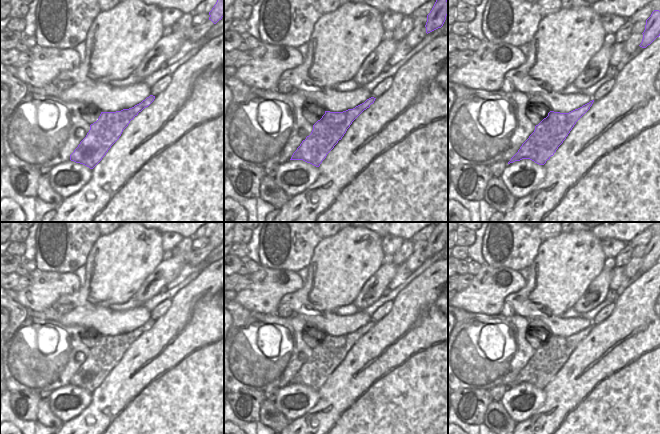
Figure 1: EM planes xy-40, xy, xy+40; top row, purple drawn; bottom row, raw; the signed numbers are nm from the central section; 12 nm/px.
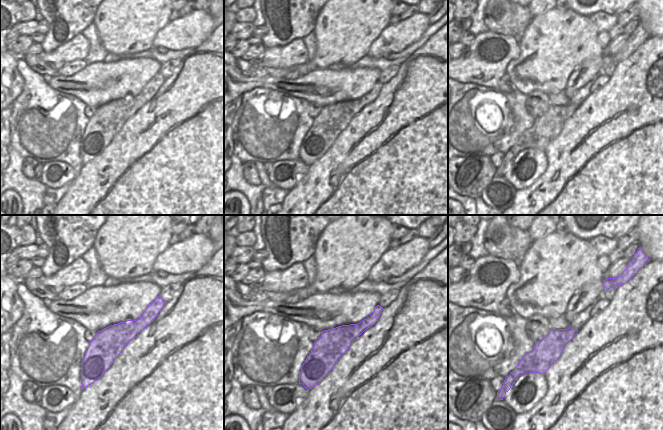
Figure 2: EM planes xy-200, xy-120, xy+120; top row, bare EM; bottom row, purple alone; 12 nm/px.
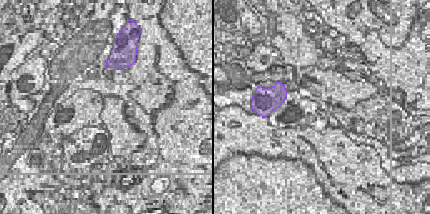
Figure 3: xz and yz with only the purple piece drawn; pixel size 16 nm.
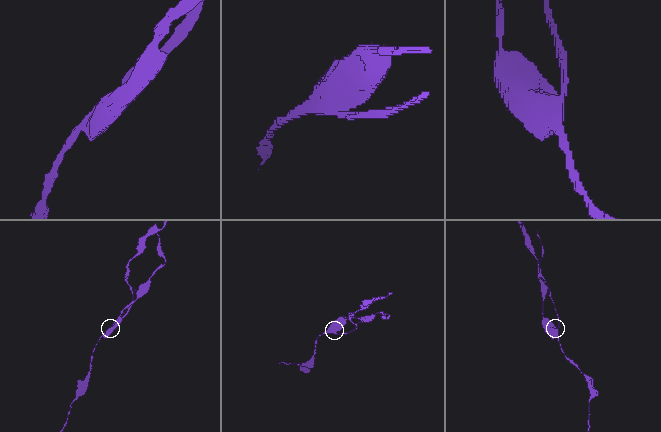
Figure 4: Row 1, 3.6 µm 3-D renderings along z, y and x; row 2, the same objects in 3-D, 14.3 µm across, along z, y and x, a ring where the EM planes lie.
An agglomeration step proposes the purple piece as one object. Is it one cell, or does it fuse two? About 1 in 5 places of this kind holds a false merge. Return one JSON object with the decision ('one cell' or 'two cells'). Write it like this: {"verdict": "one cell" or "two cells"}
{"verdict": "two cells"}

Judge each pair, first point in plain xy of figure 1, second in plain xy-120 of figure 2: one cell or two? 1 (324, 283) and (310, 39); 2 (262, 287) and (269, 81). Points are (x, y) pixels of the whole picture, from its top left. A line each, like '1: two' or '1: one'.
1: two
2: two

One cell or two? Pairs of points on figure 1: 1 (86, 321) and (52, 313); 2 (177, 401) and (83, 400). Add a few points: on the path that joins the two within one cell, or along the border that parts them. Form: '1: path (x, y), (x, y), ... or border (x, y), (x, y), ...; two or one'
1: path (78, 319), (60, 318); one
2: border (91, 393), (91, 402), (74, 417); two

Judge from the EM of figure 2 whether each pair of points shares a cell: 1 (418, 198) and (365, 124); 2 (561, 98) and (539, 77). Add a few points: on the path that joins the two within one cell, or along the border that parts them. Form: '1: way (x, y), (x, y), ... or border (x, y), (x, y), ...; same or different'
1: way (401, 171), (377, 147), (369, 153), (348, 151); same
2: border (563, 91), (548, 95); different

